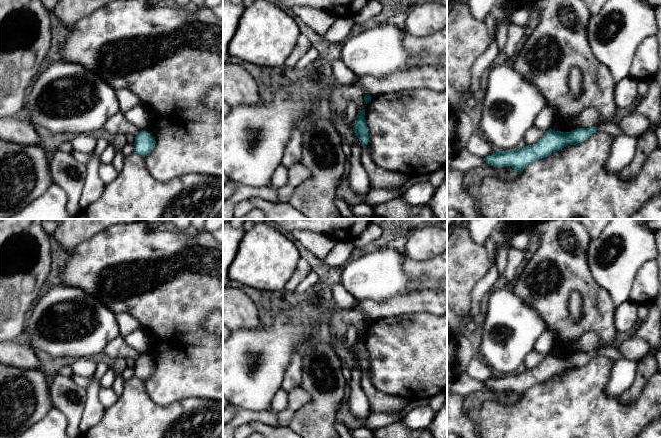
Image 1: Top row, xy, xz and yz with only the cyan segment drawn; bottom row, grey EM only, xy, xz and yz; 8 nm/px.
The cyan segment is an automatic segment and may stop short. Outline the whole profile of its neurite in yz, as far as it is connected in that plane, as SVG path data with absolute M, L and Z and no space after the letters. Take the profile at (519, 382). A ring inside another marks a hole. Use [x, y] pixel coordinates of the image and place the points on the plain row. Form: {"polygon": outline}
{"polygon": "M556 347L546 356L532 350L525 358L526 370L510 375L496 375L483 384L494 391L511 390L515 396L522 396L536 384L549 380L568 369L576 369L587 364L598 353L597 351L577 352L570 356L561 356Z"}

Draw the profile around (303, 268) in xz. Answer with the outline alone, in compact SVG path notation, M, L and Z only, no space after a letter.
M301 261L297 265L297 268L292 278L286 284L285 289L289 292L293 292L310 272L311 272L311 266L307 262Z

